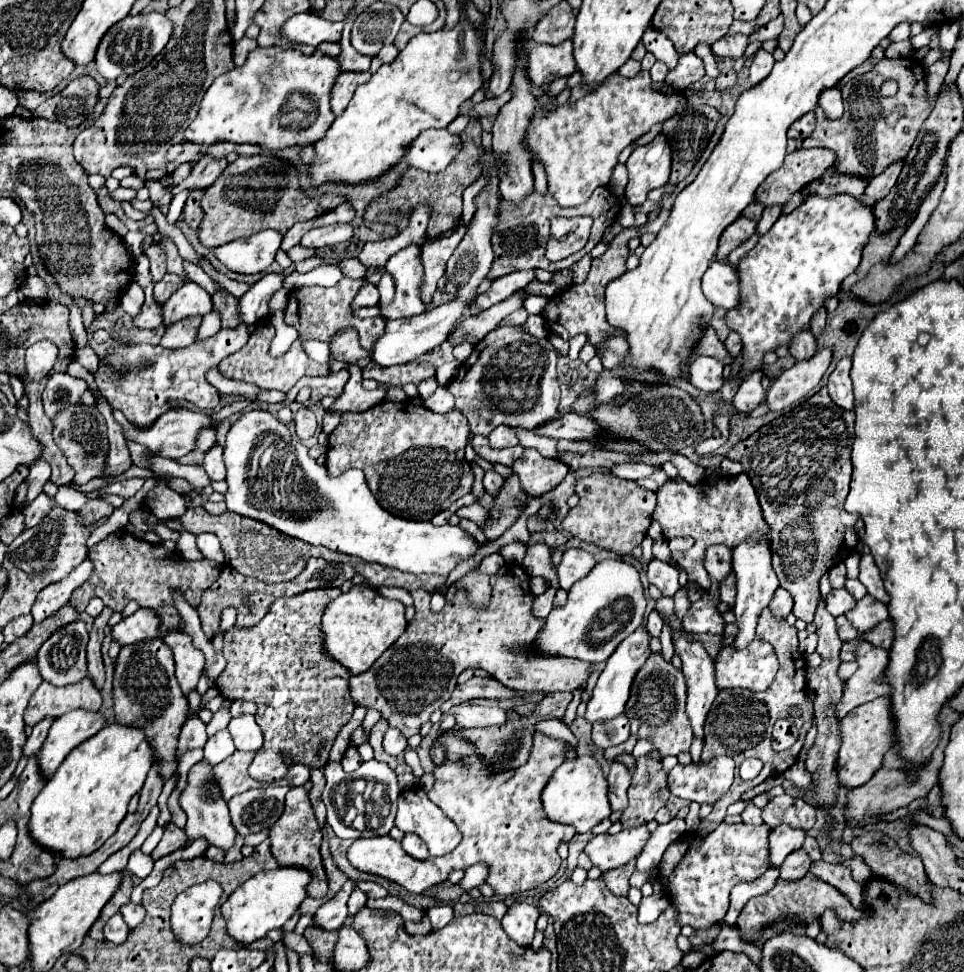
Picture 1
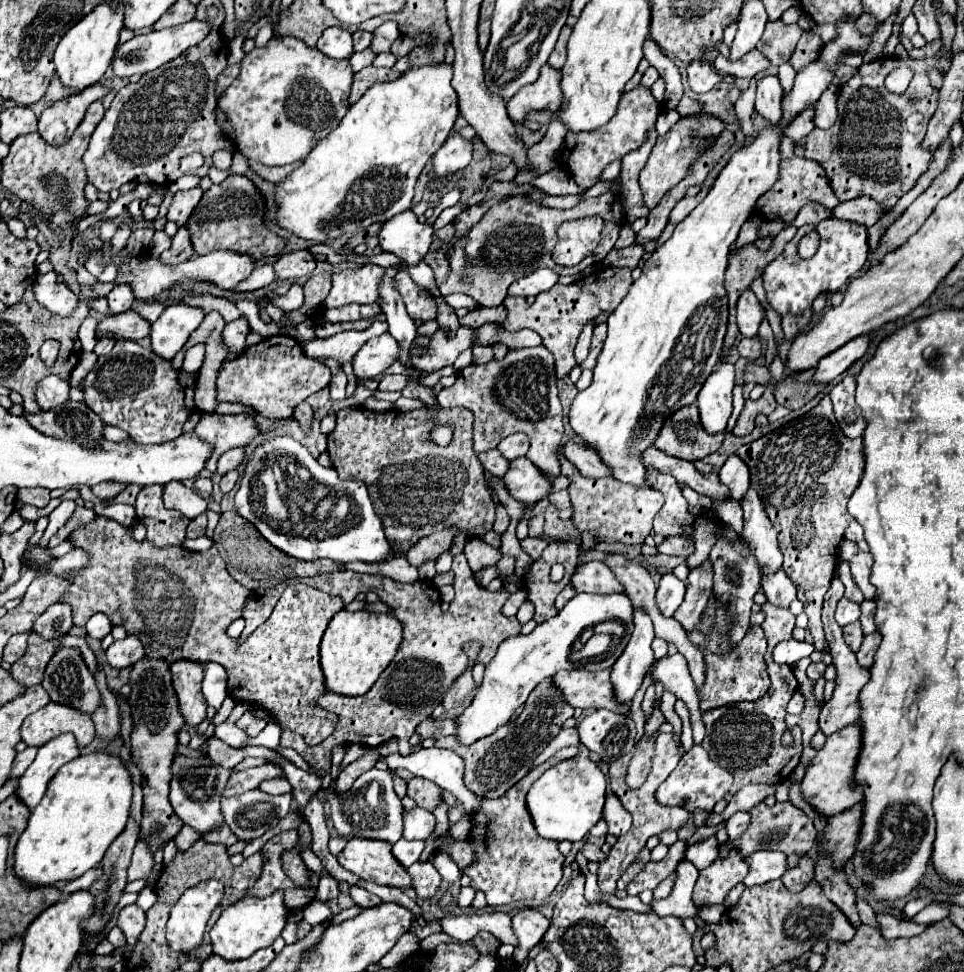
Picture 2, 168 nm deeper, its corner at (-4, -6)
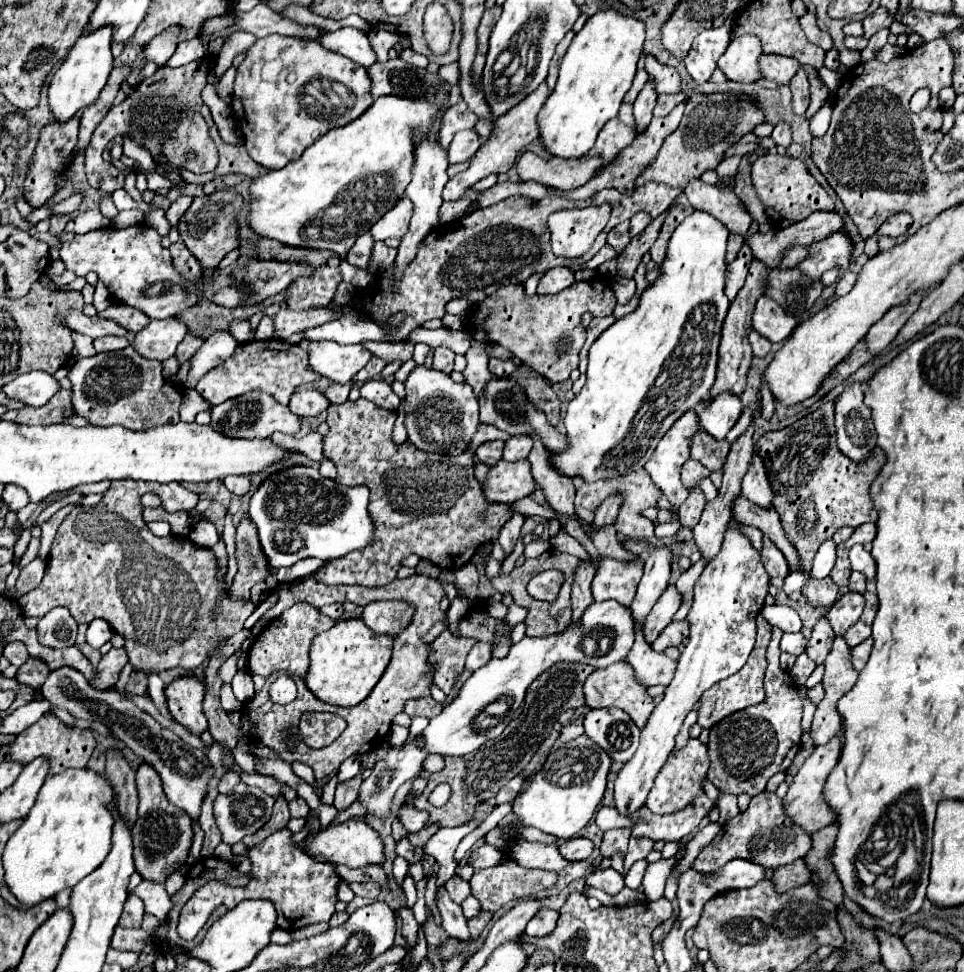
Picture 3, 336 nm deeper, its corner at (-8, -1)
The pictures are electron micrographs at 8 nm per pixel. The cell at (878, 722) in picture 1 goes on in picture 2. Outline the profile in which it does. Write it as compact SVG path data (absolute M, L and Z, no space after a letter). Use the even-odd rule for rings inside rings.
M856 723L832 733L826 745L818 751L818 755L814 757L802 779L802 795L812 807L816 807L816 811L832 817L862 801L864 789L854 781L860 749L862 749L862 727L860 723Z

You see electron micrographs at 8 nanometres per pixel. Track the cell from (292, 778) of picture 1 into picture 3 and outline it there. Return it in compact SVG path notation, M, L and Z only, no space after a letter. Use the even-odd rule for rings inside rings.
M228 772L228 774L224 774L224 776L220 778L220 782L218 782L218 792L220 792L220 794L228 794L228 792L232 792L232 788L234 788L238 782L240 782L240 776L234 774L234 772Z

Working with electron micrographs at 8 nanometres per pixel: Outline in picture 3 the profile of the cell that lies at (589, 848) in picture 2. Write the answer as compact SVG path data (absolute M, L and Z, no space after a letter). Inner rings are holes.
M570 838L570 840L564 840L562 844L558 844L558 852L568 862L586 860L592 854L592 850L594 850L594 844L588 838Z

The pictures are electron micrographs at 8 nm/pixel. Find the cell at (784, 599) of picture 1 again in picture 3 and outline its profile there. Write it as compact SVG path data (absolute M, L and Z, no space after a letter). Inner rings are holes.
M764 536L762 540L762 560L764 560L764 568L768 572L770 578L786 578L790 572L788 572L788 564L784 560L784 554L772 544L772 540L768 536Z

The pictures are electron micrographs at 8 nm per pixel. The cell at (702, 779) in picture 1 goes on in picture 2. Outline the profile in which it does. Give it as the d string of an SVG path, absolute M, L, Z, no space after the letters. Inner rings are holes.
M694 745L688 753L684 753L684 757L676 765L676 769L660 785L660 789L656 791L656 799L662 805L678 805L678 807L684 807L686 811L694 811L694 809L712 811L714 805L720 799L724 799L724 795L730 791L732 781L734 781L732 773L728 773L726 769L722 769L714 761L710 761L710 757L702 749L702 745Z

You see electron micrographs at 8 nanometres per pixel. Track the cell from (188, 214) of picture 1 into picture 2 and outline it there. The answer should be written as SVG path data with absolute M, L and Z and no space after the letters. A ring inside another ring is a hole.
M182 225L178 229L178 233L174 235L174 239L172 239L172 247L160 255L160 261L164 261L166 265L178 265L178 263L182 263L182 261L186 261L186 259L190 259L194 255L196 253L192 249L188 227Z

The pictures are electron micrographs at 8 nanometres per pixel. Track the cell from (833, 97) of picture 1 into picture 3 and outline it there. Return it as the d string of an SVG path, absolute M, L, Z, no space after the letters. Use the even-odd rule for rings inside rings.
M828 100L828 102L818 110L818 114L810 120L810 134L812 134L814 138L826 134L828 124L830 124L830 116L832 116L832 100Z

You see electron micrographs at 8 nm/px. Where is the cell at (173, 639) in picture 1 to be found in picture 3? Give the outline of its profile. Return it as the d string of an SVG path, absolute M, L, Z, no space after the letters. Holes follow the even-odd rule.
M194 676L178 678L166 686L166 702L168 710L180 726L188 732L200 736L206 728L206 716L202 714L202 700L204 700L204 680Z

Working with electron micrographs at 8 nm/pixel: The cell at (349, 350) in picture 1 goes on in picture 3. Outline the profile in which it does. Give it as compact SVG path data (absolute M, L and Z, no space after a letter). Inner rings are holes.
M402 196L390 212L386 212L370 230L374 240L386 240L386 238L404 238L408 232L408 220L412 216L412 202Z

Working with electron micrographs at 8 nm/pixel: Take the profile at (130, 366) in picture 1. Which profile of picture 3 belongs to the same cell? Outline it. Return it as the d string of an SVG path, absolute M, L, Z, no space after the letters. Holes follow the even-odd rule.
M132 348L118 352L102 352L92 358L80 358L68 370L72 382L72 408L92 426L120 424L128 430L148 430L160 424L180 422L178 408L182 402L182 388L168 384L162 376L162 362L144 360Z

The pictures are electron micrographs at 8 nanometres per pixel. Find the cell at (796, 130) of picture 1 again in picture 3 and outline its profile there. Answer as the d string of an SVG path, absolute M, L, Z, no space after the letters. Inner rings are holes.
M800 70L792 82L790 82L790 90L792 90L792 108L798 116L804 116L808 110L808 102L810 102L810 82L804 70Z

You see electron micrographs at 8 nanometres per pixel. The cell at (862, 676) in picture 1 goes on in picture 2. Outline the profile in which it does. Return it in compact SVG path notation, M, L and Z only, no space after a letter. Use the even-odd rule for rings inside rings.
M836 577L826 593L826 601L824 601L824 609L822 609L822 623L824 623L824 633L826 633L826 639L828 639L828 647L830 647L830 653L832 653L832 659L834 659L834 665L838 669L838 677L836 677L836 689L834 689L834 695L828 703L824 703L822 711L820 711L820 719L818 719L818 725L820 729L826 733L826 735L832 735L836 731L840 731L842 727L850 725L850 723L856 723L860 719L860 713L862 713L862 705L860 705L860 691L862 687L870 681L870 667L862 667L856 659L856 653L844 643L842 639L842 629L840 625L836 623L834 619L834 609L836 609L836 603L844 597L844 585L842 581Z

